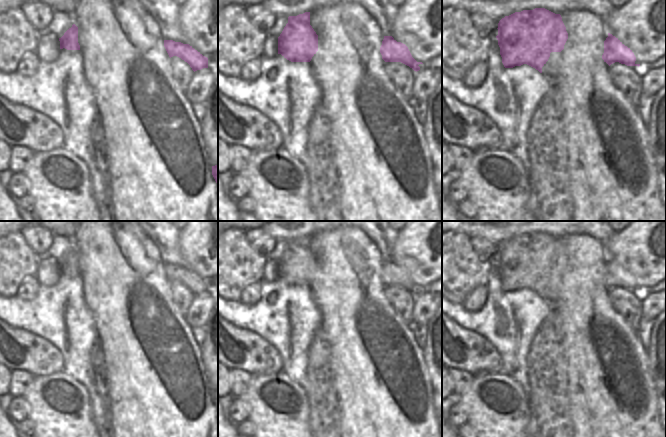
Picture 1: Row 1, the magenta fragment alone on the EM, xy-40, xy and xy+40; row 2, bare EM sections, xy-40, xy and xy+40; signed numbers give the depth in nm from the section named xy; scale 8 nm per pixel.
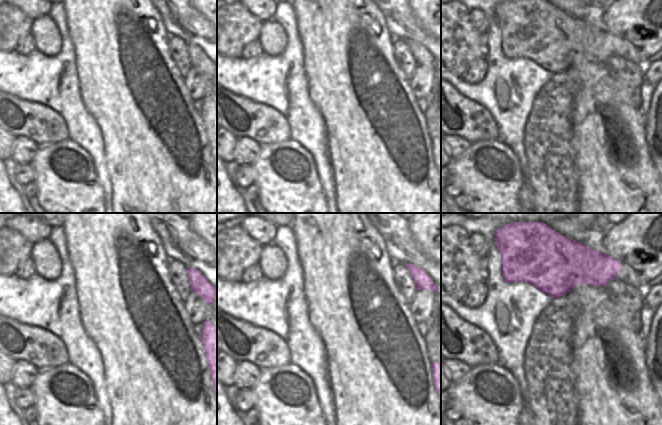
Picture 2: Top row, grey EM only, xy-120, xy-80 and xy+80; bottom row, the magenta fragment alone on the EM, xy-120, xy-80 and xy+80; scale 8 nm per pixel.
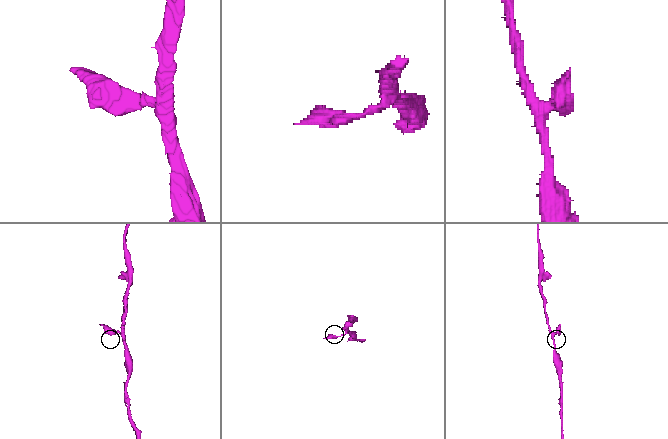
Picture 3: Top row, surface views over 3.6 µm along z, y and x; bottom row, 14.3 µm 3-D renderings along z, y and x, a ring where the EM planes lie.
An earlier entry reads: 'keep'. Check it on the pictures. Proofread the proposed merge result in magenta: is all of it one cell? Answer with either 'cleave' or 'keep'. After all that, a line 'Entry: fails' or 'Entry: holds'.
keep
Entry: holds

